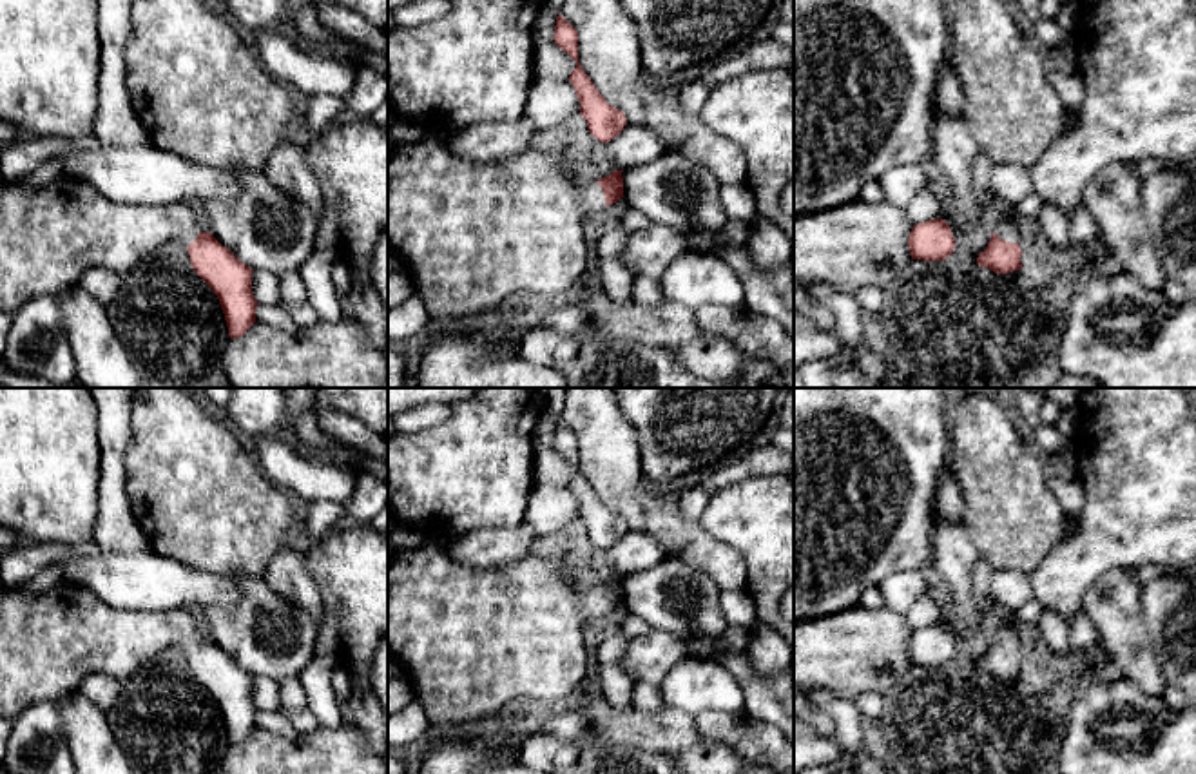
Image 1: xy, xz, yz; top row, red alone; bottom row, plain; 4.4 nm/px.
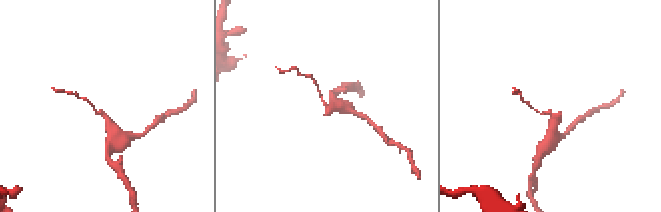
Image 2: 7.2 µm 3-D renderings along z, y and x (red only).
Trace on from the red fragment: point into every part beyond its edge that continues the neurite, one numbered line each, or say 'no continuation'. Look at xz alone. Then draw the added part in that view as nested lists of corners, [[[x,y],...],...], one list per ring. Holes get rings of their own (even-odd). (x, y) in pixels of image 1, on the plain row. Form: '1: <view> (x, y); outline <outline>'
1: xz (470, 638); outline [[[426,538],[420,547],[395,551],[388,560],[388,649],[404,665],[435,730],[497,714],[516,696],[535,701],[571,696],[587,676],[584,622],[605,613],[598,589],[580,593],[569,571],[535,553],[507,567],[480,569],[453,560],[446,542]]]

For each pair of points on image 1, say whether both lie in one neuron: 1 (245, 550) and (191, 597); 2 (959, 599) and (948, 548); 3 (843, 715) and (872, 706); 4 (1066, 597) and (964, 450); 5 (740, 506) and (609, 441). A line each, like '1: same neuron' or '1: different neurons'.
1: different neurons
2: same neuron
3: different neurons
4: different neurons
5: different neurons

